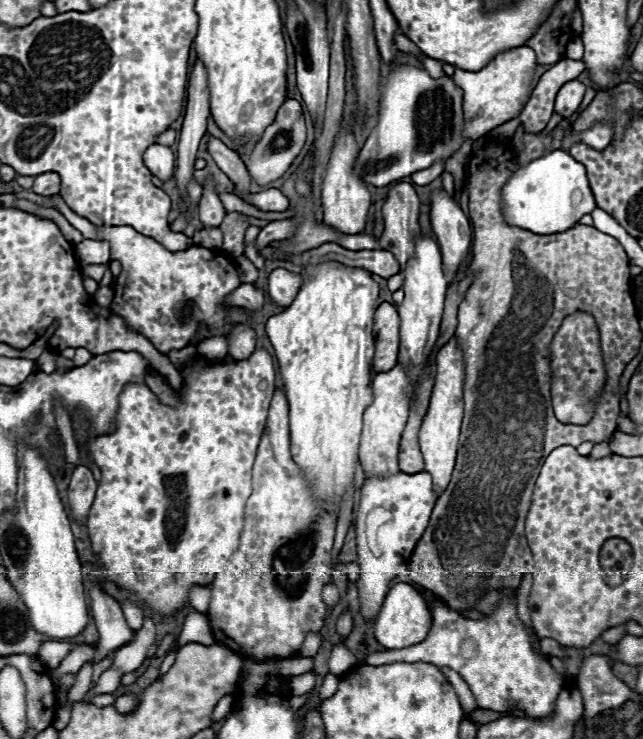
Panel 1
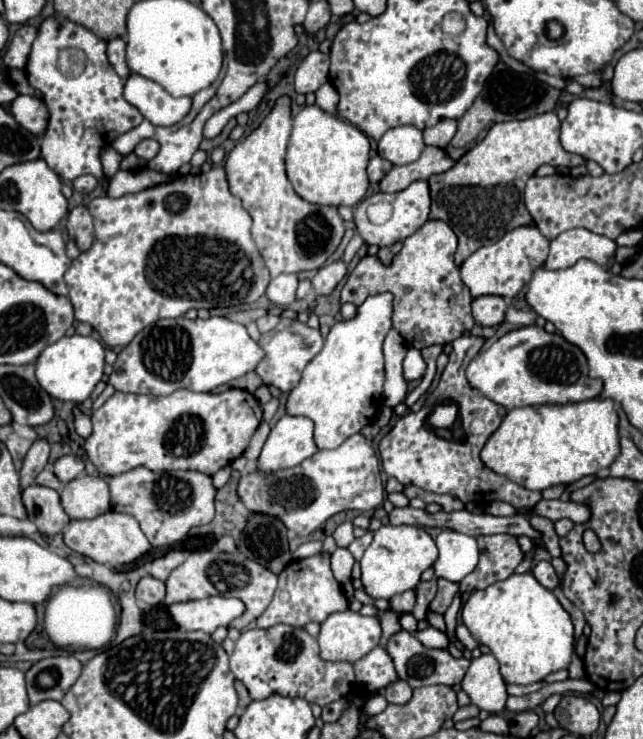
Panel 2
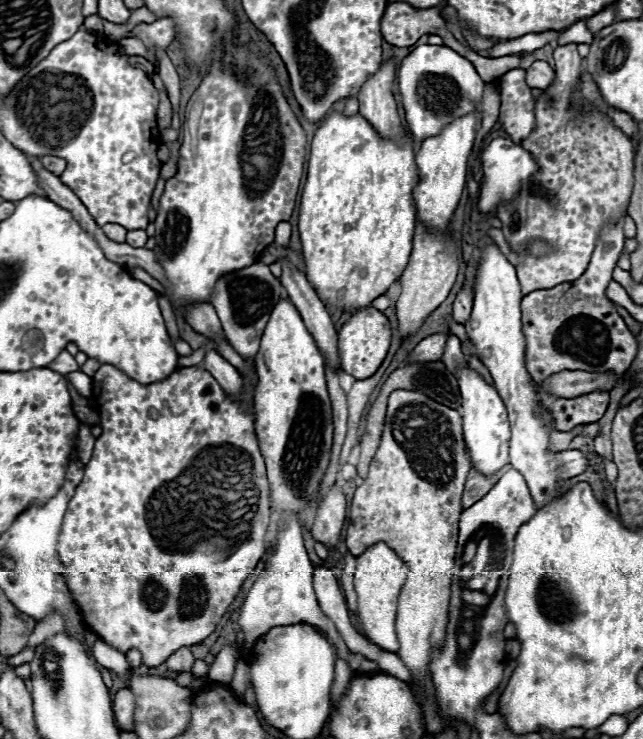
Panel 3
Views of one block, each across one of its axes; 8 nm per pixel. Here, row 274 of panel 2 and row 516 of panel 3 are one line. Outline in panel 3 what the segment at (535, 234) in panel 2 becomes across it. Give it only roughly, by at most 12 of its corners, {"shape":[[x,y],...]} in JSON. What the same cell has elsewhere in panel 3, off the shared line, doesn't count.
{"shape":[[510,470],[462,512],[458,544],[480,524],[500,526],[512,548],[536,510],[526,480]]}

